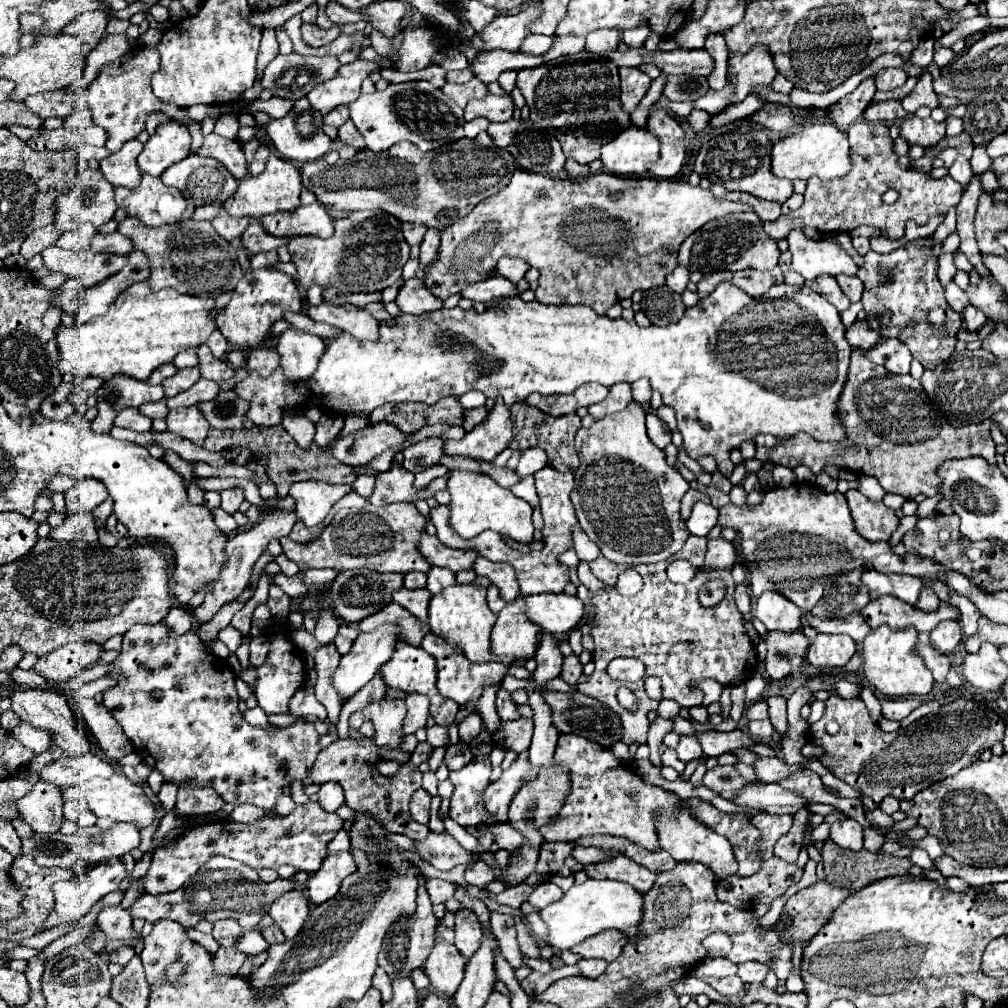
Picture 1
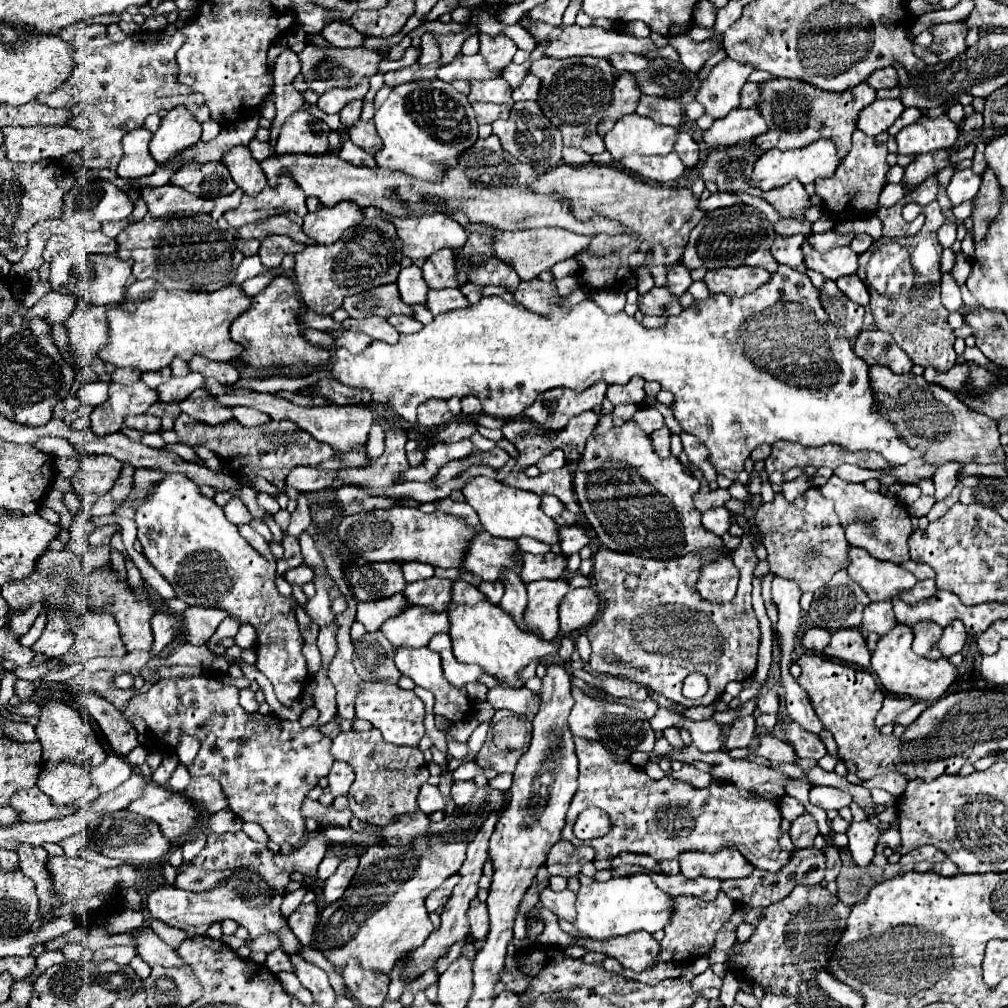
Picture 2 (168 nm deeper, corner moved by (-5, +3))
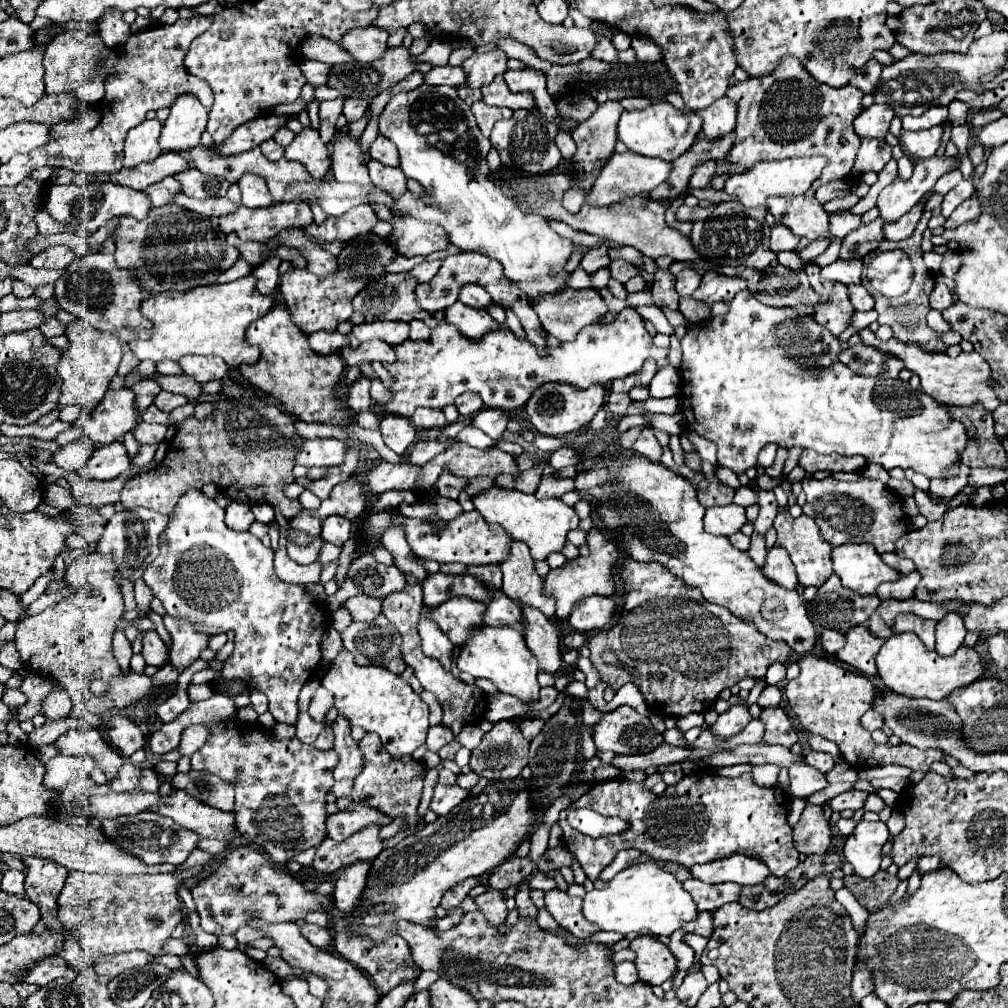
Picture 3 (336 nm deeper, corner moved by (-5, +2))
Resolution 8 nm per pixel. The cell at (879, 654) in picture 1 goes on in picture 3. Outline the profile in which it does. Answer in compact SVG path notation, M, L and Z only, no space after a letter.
M893 633L885 639L881 651L877 653L877 671L883 683L897 695L905 697L927 697L945 699L953 689L963 687L979 679L983 673L981 659L973 649L961 647L951 657L941 657L935 651L927 651L915 633Z

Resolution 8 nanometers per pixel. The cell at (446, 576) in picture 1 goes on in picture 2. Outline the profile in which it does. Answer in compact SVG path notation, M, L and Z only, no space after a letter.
M457 580L455 586L453 586L453 602L455 604L477 604L481 600L487 600L487 596L483 596L477 586L469 584L469 582L463 582L463 580Z

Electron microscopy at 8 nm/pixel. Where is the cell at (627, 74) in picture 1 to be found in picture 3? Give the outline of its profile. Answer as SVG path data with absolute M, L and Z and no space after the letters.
M607 101L607 103L599 105L599 109L597 109L587 121L583 121L583 123L573 131L573 141L575 141L575 145L577 145L577 153L575 153L575 157L573 157L571 163L575 165L581 183L575 185L571 191L565 193L563 205L565 205L567 211L579 211L579 207L585 203L587 189L593 185L595 177L597 177L599 171L601 171L603 161L615 153L617 121L619 121L619 115L621 115L621 113L623 113L623 107L621 107L619 101Z

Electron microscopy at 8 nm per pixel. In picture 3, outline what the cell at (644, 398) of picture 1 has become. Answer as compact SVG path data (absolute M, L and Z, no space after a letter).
M675 367L659 369L657 375L653 377L651 385L649 385L649 393L657 399L673 397L673 395L679 393L679 389L681 389L681 375Z

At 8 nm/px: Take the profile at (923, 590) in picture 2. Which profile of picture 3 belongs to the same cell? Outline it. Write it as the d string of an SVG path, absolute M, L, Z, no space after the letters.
M919 573L903 575L903 577L901 577L899 581L895 581L895 583L881 585L881 587L877 589L877 595L879 595L881 599L899 599L899 601L911 599L911 597L915 597L915 589L917 589L919 581L921 581Z

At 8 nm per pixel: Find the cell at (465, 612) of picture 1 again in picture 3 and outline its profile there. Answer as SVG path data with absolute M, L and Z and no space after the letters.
M509 625L475 627L469 639L465 641L465 645L459 647L457 667L459 671L473 675L475 679L483 677L483 679L493 681L501 693L515 695L521 701L531 701L539 697L541 686L537 678L538 662L527 649L521 633L517 629L511 629Z

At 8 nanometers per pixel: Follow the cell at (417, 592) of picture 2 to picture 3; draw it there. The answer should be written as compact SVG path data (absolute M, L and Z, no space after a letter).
M435 573L423 581L423 603L427 607L435 607L449 597L469 597L471 601L487 601L487 593L491 593L479 579L471 575L445 575Z

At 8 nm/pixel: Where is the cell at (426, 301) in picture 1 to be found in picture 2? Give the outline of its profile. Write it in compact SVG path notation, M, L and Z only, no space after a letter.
M445 288L445 290L429 290L427 294L427 308L437 316L443 312L469 308L469 300L461 294L457 288Z

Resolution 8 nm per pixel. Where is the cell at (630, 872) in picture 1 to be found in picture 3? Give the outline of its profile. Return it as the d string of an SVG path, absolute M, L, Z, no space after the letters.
M687 879L683 881L683 889L693 897L699 911L715 911L725 903L737 901L741 885L735 883L717 883L709 885L699 879Z

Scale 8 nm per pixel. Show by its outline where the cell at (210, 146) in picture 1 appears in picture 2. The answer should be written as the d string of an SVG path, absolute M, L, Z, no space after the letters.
M237 146L233 150L229 150L223 156L223 164L229 168L231 178L235 180L235 184L249 196L257 196L265 186L267 180L263 176L263 170L259 166L257 160L253 160L251 152L243 146Z

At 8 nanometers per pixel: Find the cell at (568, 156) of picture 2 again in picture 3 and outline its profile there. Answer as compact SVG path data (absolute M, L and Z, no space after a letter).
M559 131L559 135L557 135L557 147L559 147L559 151L561 151L561 155L563 155L565 161L573 159L573 155L575 155L575 143L573 143L573 139L571 139L569 133Z

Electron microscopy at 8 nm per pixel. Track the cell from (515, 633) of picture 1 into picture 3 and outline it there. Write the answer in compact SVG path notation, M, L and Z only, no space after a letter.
M593 527L589 531L589 535L595 535L595 537L587 537L587 545L589 545L589 551L591 555L587 559L583 557L577 557L573 561L567 561L563 567L559 569L553 569L549 571L549 575L543 579L543 589L541 593L545 597L553 597L557 601L557 613L553 617L553 621L565 621L575 605L577 599L583 599L587 595L613 595L615 593L615 585L613 585L613 579L611 579L611 567L619 555L617 551L617 545L615 541L611 539L609 533L603 533L601 529Z

